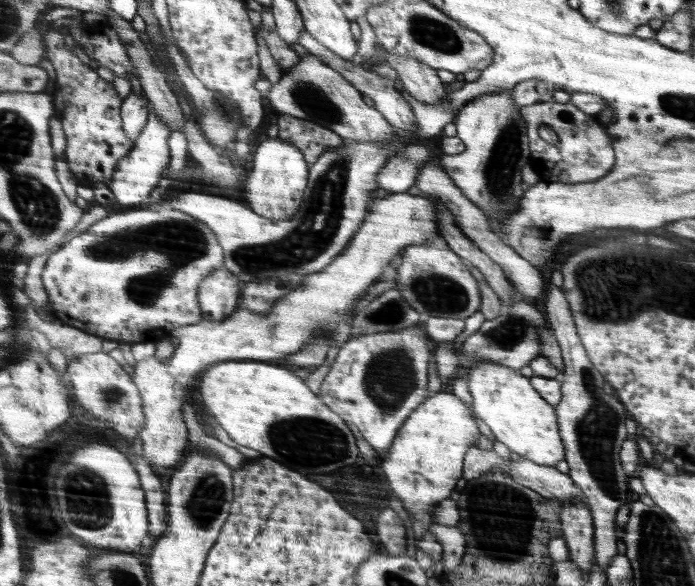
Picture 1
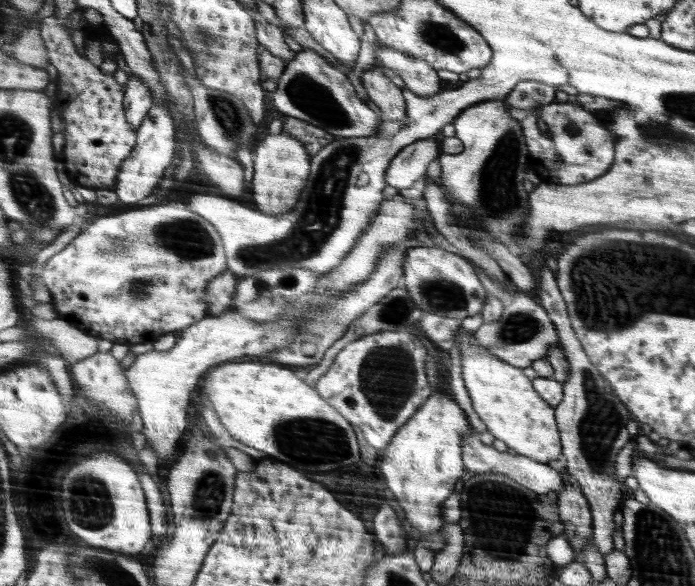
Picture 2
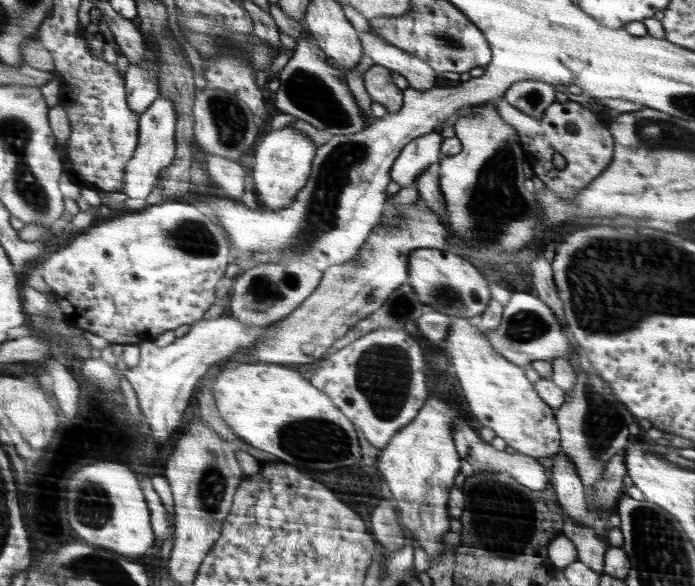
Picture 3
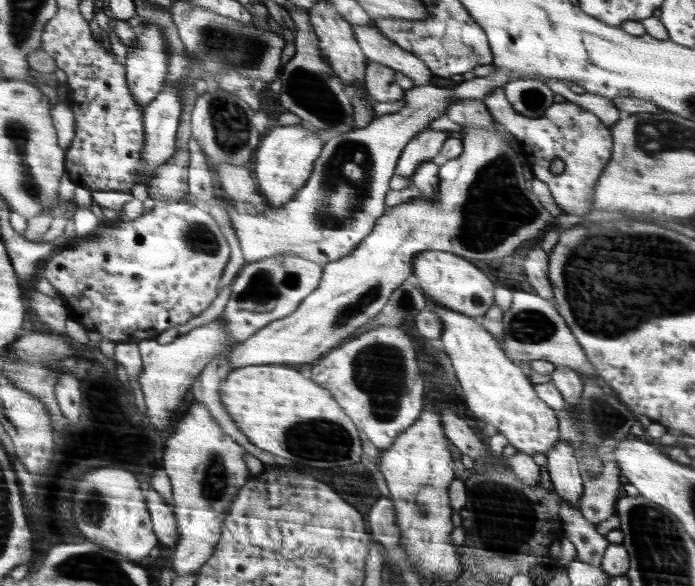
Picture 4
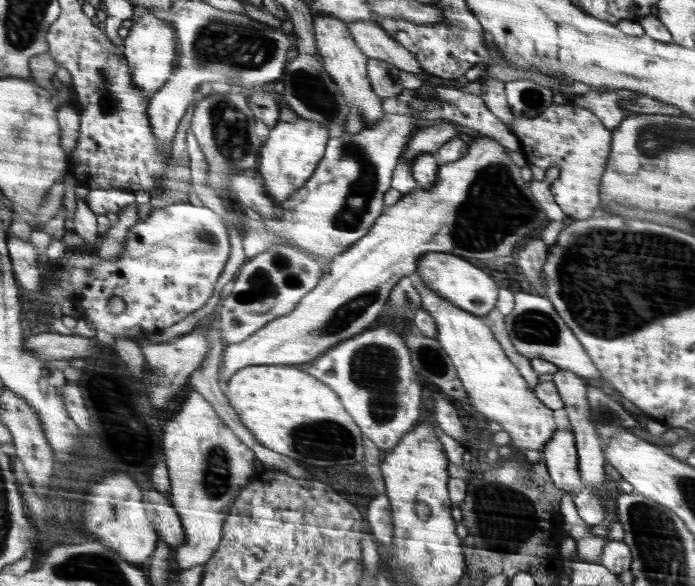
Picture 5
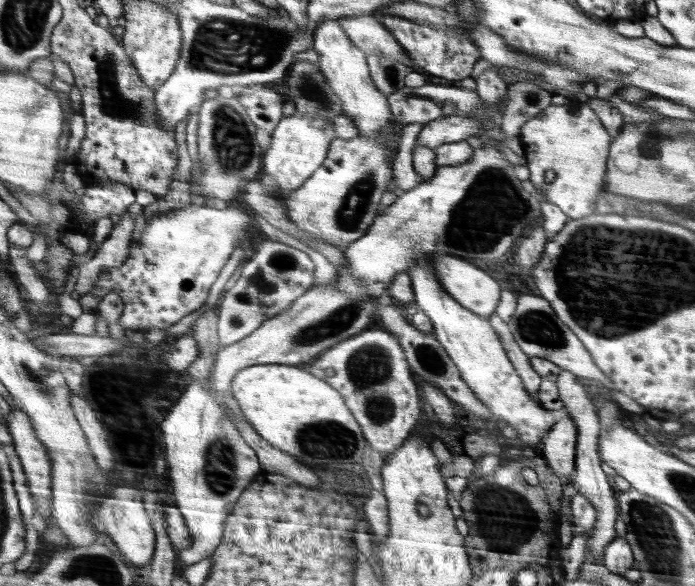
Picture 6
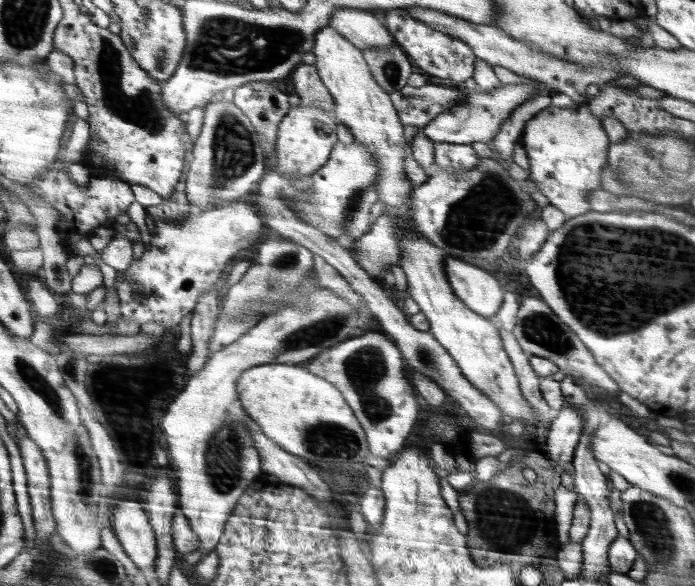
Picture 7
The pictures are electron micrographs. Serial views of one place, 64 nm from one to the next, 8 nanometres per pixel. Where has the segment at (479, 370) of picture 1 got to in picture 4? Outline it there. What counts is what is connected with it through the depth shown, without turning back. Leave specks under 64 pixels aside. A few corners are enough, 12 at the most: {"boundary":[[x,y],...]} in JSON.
{"boundary":[[441,306],[469,410],[509,452],[549,452],[555,410],[479,318]]}

